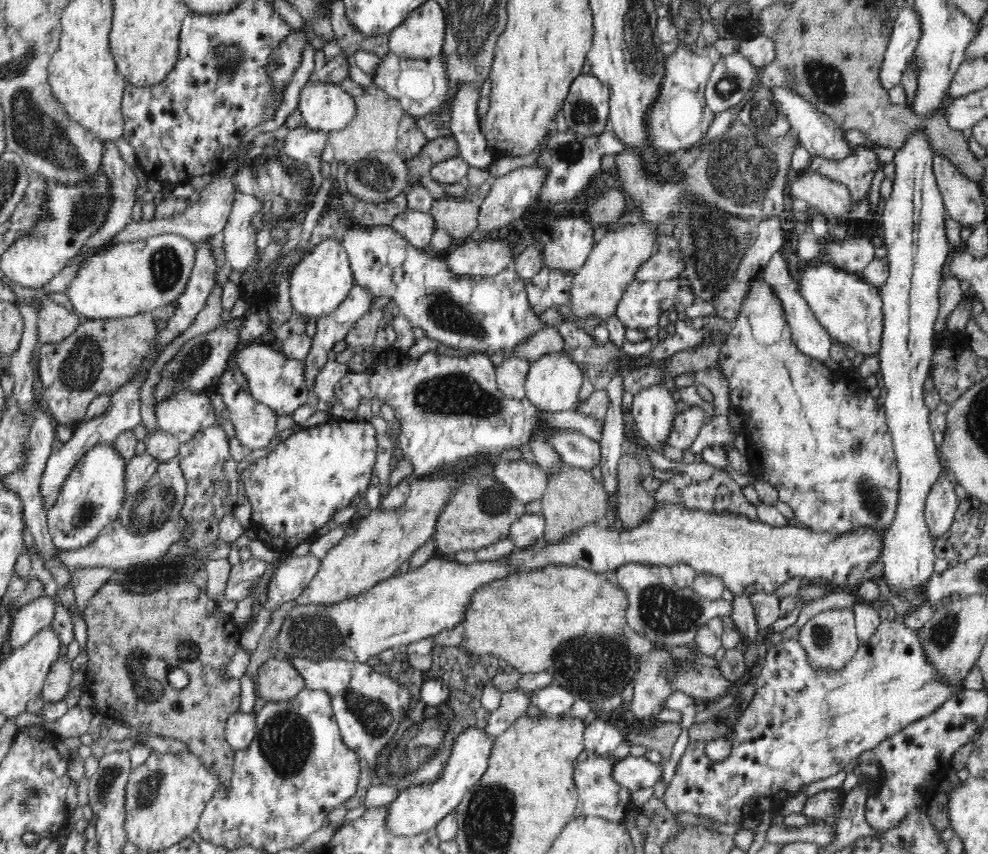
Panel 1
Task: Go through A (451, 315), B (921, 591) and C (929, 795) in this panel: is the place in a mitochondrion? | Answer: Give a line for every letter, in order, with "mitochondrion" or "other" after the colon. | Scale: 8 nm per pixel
A: mitochondrion
B: other
C: other

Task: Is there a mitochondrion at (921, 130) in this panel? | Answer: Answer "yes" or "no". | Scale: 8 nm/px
no

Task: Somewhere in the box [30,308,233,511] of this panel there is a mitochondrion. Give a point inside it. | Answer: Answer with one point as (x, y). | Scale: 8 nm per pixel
(80, 368)

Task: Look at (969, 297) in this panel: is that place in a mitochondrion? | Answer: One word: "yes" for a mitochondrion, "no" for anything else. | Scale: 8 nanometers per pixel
no

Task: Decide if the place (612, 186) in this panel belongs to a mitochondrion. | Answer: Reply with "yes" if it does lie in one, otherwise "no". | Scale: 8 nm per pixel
no

